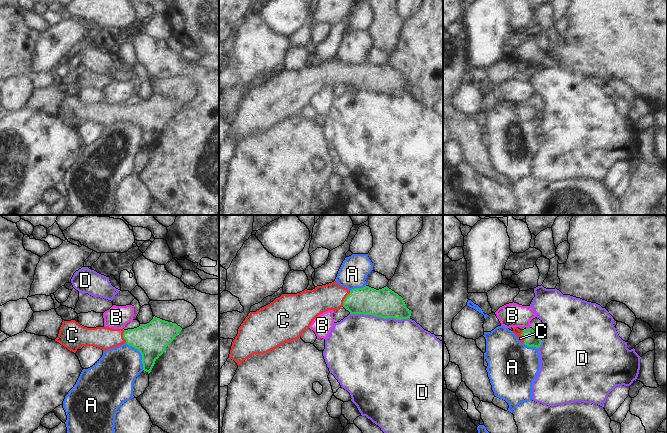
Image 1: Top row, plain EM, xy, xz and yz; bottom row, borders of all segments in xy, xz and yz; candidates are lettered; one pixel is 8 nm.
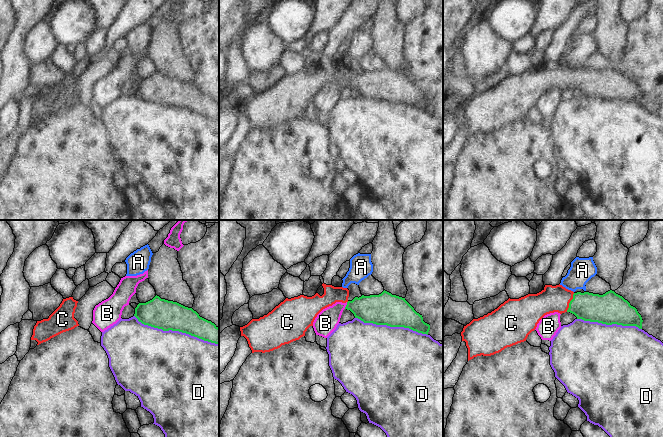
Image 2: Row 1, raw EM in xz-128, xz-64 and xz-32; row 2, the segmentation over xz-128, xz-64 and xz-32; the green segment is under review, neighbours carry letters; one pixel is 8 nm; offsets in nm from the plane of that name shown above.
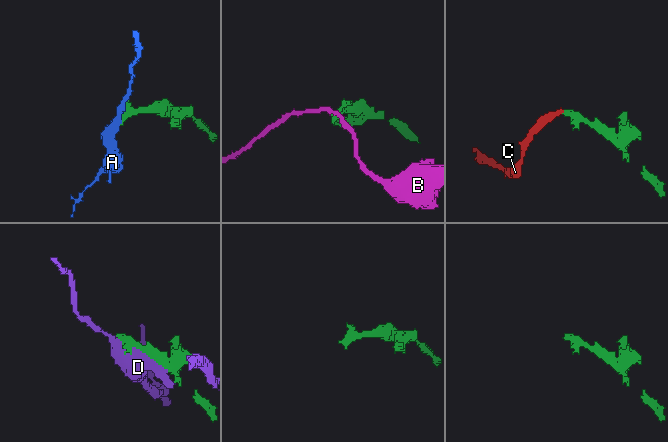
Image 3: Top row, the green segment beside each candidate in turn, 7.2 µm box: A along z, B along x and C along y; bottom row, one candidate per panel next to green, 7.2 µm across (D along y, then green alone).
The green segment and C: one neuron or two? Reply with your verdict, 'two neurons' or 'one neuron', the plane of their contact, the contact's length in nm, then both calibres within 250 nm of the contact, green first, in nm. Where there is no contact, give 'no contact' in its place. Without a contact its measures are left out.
one neuron | xz | 140 nm | 220/200 nm

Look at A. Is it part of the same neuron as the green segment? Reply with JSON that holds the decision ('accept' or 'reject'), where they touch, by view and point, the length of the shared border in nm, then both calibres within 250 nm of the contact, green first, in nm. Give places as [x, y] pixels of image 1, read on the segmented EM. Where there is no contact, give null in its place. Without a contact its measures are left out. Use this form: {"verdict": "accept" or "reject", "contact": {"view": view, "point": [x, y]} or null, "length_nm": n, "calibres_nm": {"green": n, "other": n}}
{"verdict": "reject", "contact": {"view": "xy", "point": [141, 354]}, "length_nm": 260, "calibres_nm": {"green": 260, "other": 320}}

